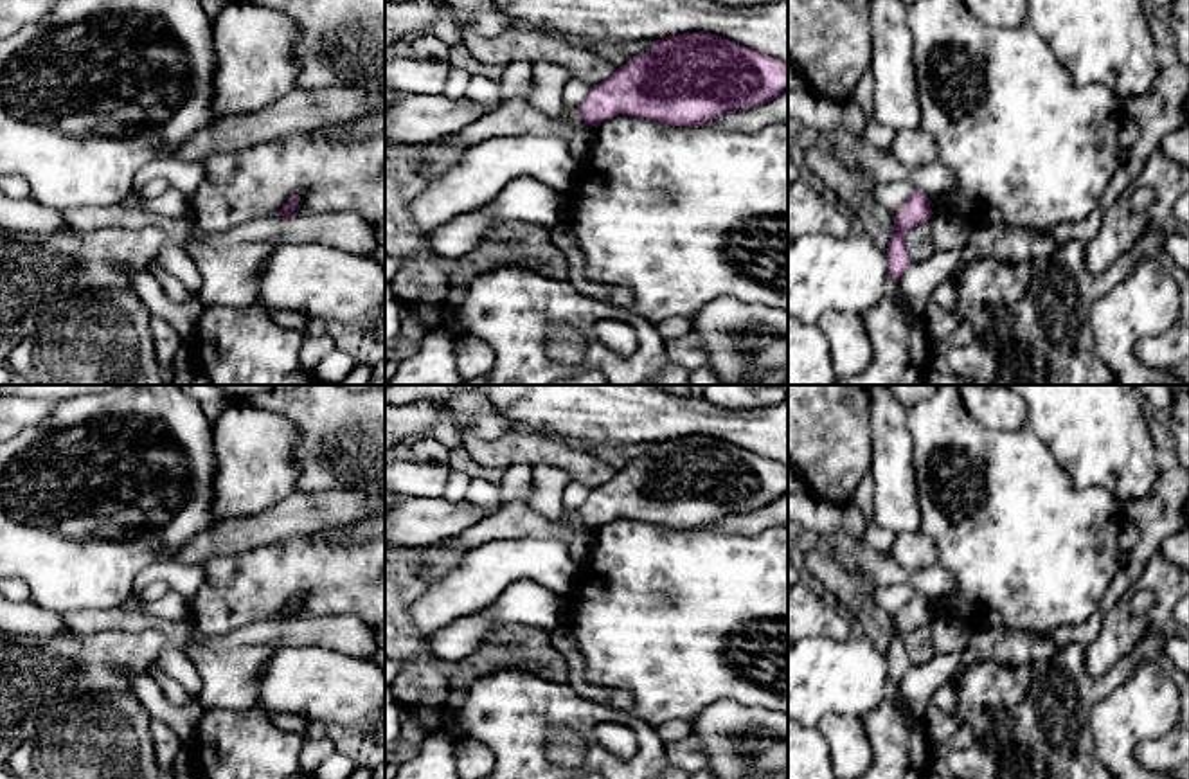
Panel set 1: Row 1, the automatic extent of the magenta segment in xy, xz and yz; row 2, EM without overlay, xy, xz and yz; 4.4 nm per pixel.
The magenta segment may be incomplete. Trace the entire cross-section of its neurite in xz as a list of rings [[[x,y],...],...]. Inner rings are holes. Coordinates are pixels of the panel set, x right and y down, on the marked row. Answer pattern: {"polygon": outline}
{"polygon": [[[684,32],[655,40],[646,54],[594,85],[579,110],[595,128],[619,113],[698,128],[786,90],[788,63],[711,32]]]}

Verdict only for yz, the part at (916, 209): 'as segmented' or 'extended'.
as segmented

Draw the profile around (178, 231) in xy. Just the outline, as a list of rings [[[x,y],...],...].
[[[122,203],[108,207],[68,207],[61,209],[61,214],[76,230],[142,228],[146,225],[155,225],[165,232],[165,241],[176,246],[183,246],[189,241],[196,223],[189,214],[167,218],[142,209],[130,209]]]

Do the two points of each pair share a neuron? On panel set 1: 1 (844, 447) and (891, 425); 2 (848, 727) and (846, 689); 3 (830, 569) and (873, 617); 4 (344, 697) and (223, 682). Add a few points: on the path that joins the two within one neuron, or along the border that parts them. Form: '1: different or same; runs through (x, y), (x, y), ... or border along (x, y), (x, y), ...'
1: different; border along (869, 403), (871, 472)
2: different; border along (858, 716), (826, 715), (815, 725)
3: same; runs through (839, 582), (862, 605)
4: different; border along (277, 648), (267, 659), (258, 679), (256, 711)

